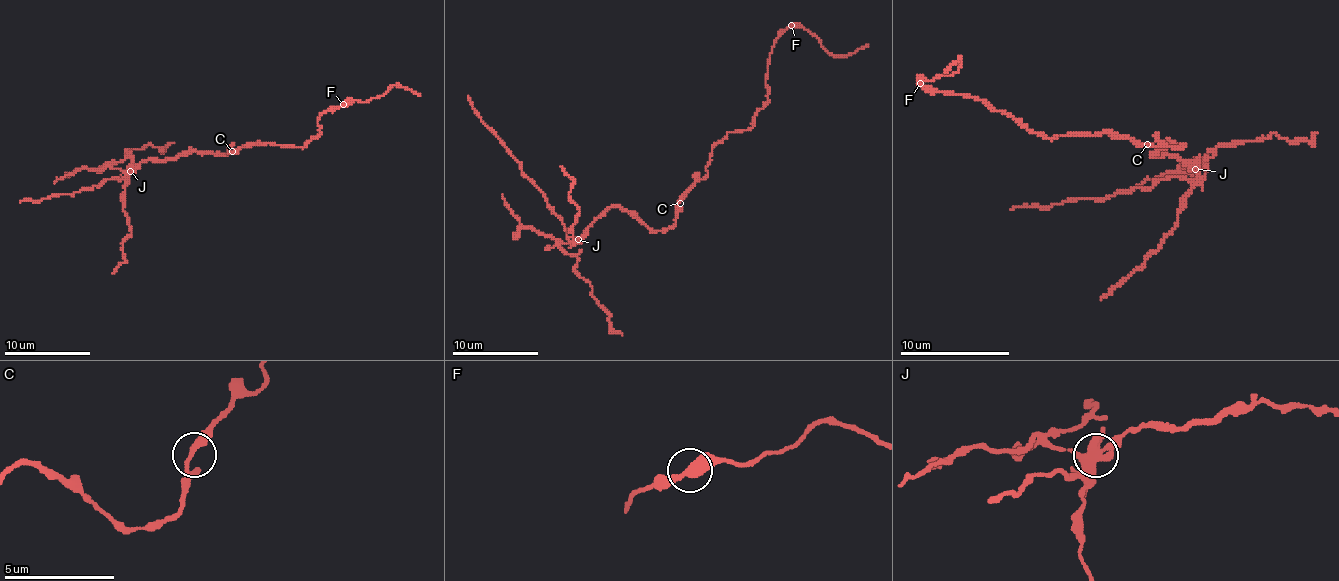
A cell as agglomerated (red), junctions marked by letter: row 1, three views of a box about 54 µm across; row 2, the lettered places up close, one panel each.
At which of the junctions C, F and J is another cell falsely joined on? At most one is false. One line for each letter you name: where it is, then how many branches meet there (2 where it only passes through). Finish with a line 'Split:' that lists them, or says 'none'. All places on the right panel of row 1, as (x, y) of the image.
J: (1195, 169) | 4
Split: J

